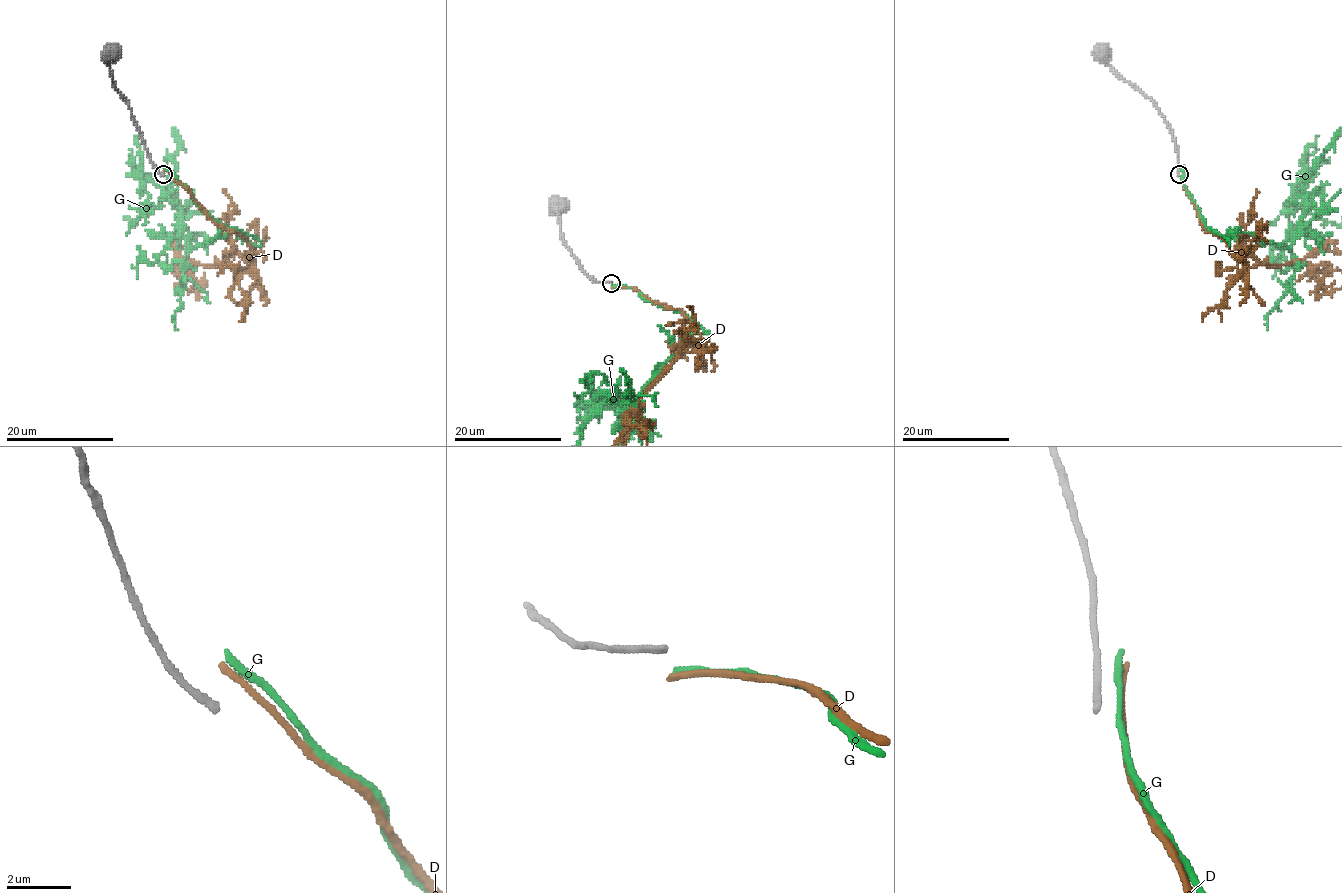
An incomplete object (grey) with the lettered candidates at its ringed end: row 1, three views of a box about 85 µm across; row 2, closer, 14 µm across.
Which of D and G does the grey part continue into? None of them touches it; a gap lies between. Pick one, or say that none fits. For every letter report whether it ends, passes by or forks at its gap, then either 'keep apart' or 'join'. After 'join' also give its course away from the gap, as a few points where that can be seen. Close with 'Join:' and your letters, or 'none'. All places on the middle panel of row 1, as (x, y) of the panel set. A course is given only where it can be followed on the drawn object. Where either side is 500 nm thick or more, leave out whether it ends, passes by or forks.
D: it ends there; join
G: it ends there; keep apart
Join: D

